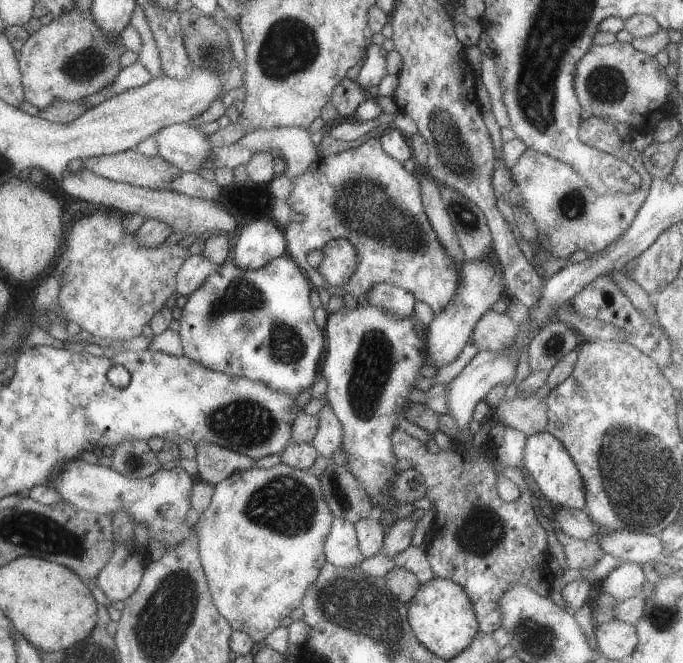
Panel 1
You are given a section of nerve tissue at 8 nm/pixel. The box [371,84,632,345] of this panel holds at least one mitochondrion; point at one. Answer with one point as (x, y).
(453, 153)

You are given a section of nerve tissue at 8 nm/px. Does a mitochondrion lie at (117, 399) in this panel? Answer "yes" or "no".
no

